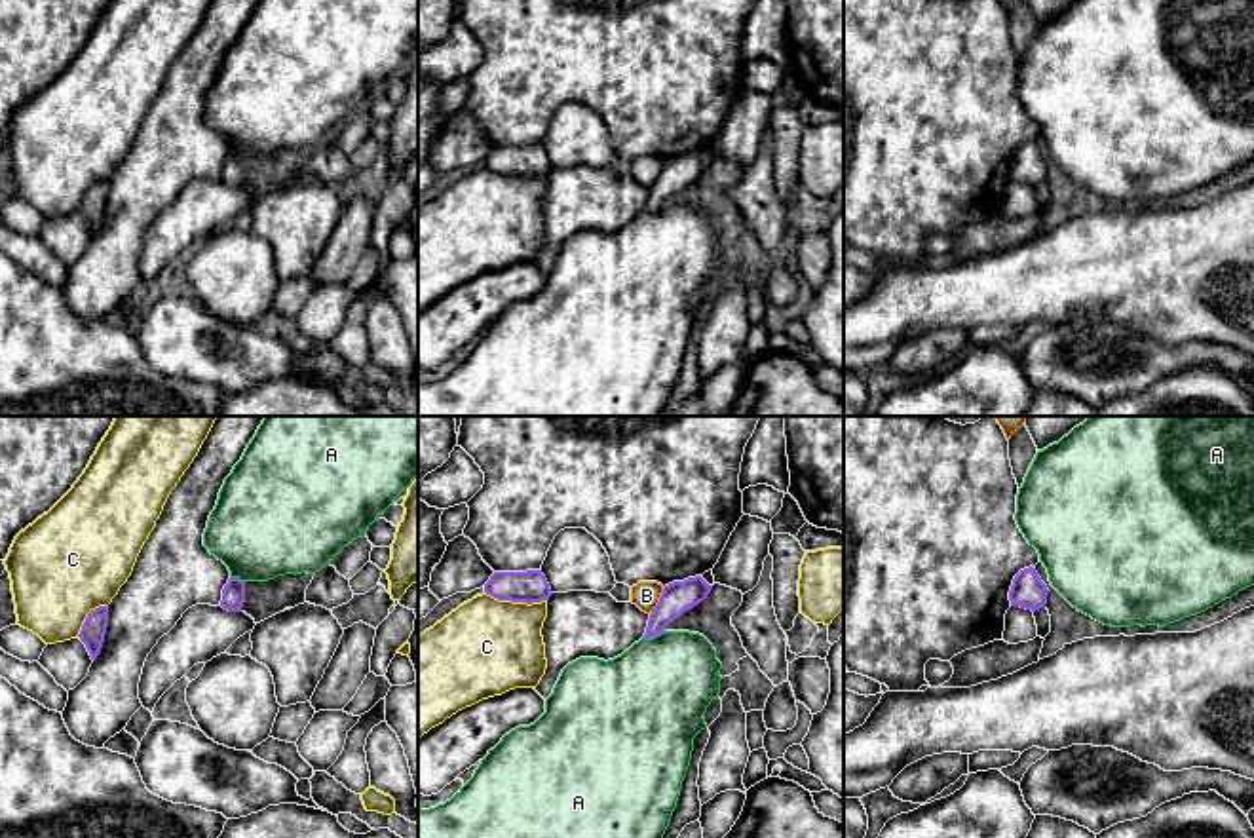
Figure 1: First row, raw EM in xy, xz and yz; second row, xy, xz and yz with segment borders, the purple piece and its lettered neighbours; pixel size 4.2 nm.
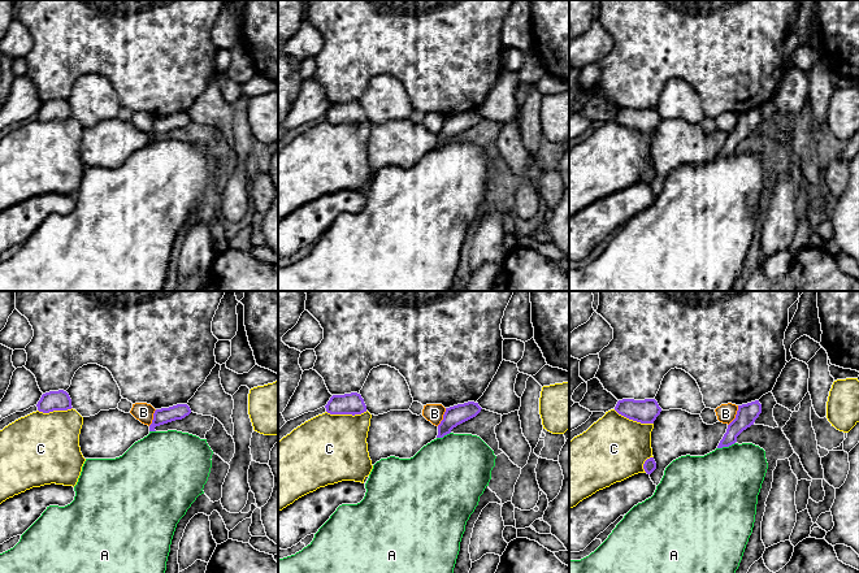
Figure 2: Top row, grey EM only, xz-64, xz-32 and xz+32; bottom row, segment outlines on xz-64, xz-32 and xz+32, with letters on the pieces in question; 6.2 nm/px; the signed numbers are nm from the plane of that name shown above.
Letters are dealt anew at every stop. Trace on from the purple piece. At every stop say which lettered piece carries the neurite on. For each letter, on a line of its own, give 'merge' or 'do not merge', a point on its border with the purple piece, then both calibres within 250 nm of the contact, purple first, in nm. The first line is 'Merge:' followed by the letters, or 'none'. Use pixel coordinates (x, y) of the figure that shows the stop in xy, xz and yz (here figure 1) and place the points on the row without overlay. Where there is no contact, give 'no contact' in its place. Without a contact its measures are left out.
Merge: none
A: do not merge; contact xz (654, 209); calibres 140 and 440 nm
B: do not merge; contact xz (660, 175); calibres 140 and 120 nm
C: do not merge; contact xz (515, 175); calibres 140 and 420 nm

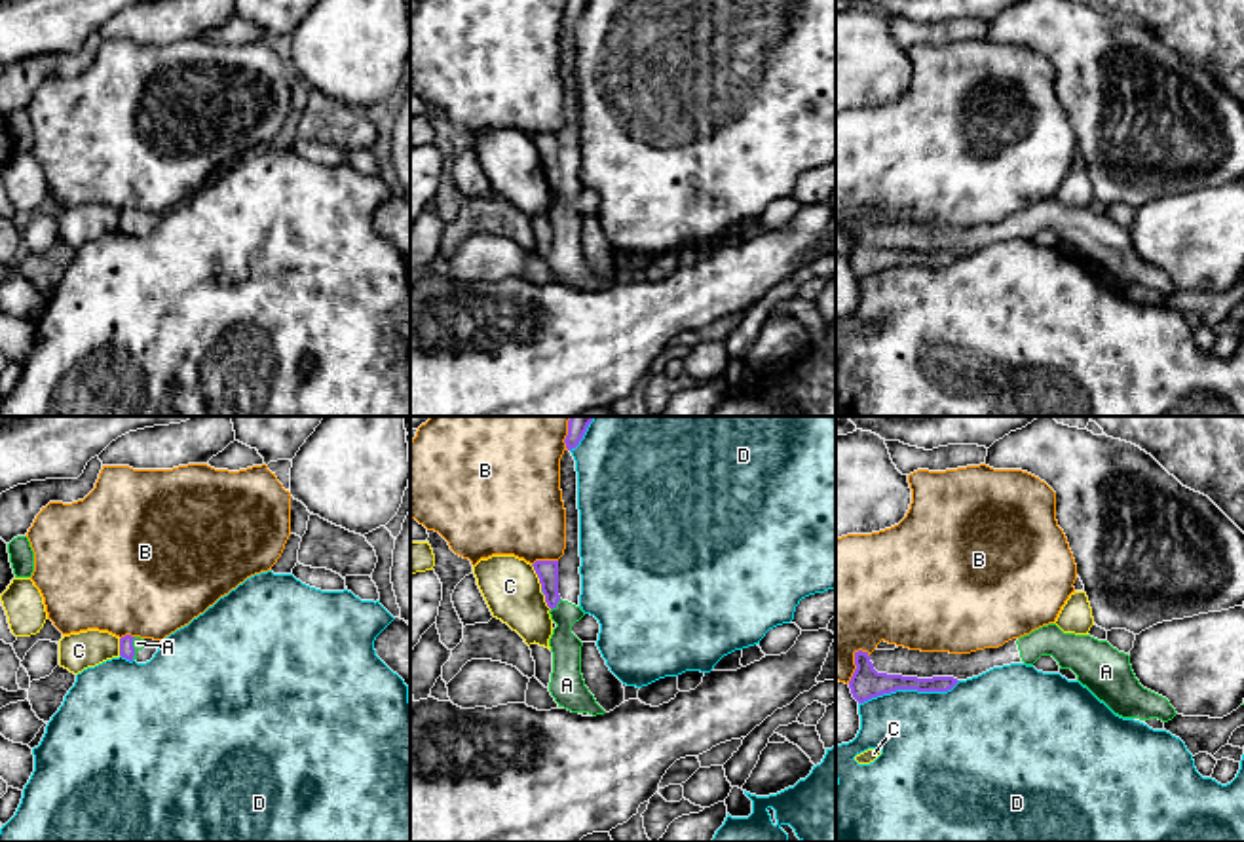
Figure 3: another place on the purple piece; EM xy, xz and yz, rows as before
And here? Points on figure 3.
Merge: A
A: merge; contact xz (557, 177); calibres 100 and 130 nm
B: do not merge; contact xz (544, 135); calibres 100 and 380 nm
C: do not merge; contact xz (538, 151); calibres 100 and 240 nm
D: do not merge; contact yz (908, 263); calibres 140 and 440 nm

